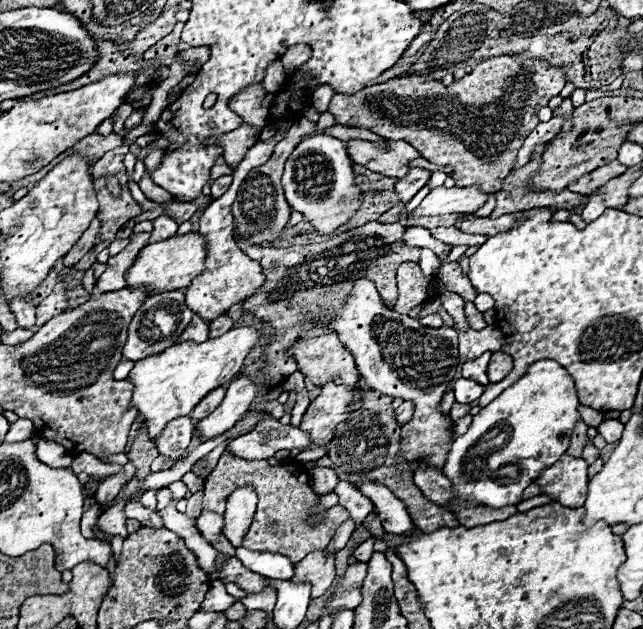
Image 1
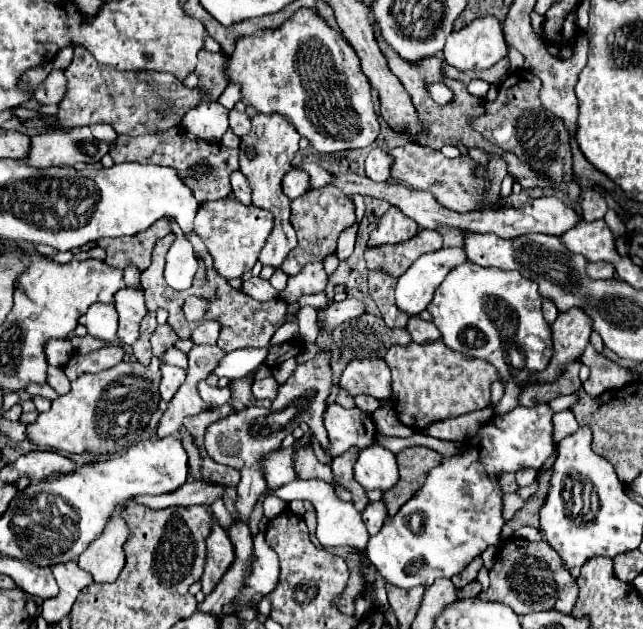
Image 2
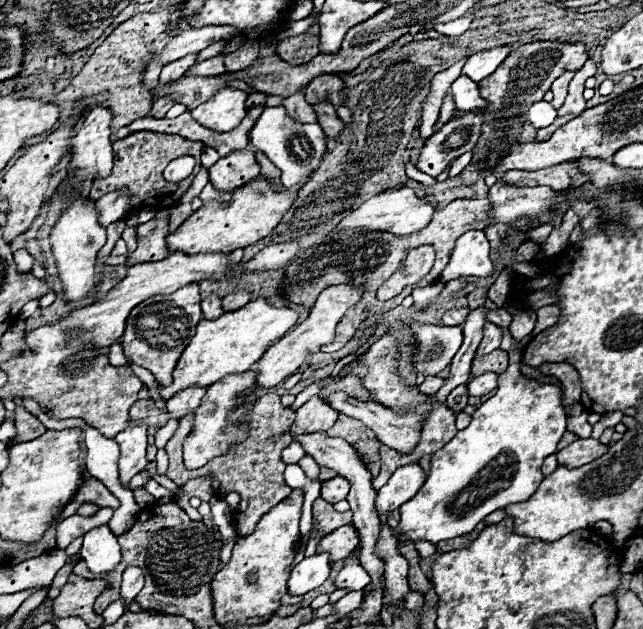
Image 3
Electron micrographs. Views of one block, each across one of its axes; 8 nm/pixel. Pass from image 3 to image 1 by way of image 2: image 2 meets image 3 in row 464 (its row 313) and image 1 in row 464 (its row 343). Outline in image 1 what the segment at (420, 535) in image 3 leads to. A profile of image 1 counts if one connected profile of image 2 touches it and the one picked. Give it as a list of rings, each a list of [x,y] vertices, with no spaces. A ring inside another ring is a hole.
[[[540,360],[532,364],[516,384],[484,406],[474,416],[470,428],[452,442],[442,470],[452,482],[454,496],[442,508],[452,512],[458,502],[472,502],[488,508],[516,506],[522,500],[522,492],[534,482],[534,478],[528,476],[528,464],[522,462],[534,458],[542,468],[554,464],[568,450],[568,440],[578,420],[578,396],[568,372],[554,360]],[[506,464],[516,464],[518,474],[498,474],[498,468]]]

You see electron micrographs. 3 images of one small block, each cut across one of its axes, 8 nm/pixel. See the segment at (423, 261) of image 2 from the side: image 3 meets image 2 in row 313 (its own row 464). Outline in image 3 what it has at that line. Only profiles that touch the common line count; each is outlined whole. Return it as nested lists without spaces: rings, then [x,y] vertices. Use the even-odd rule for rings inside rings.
[[[420,462],[398,466],[396,472],[388,478],[388,482],[378,490],[376,512],[388,514],[392,510],[398,510],[420,490],[424,480],[426,480],[426,474]]]

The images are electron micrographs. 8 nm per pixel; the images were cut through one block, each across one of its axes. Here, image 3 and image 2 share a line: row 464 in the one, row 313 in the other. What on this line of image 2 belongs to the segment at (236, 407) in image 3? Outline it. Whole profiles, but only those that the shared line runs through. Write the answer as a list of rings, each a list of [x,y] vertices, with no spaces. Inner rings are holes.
[[[188,298],[184,304],[184,314],[188,316],[188,320],[202,320],[204,316],[204,308],[206,308],[206,300],[204,298]]]

